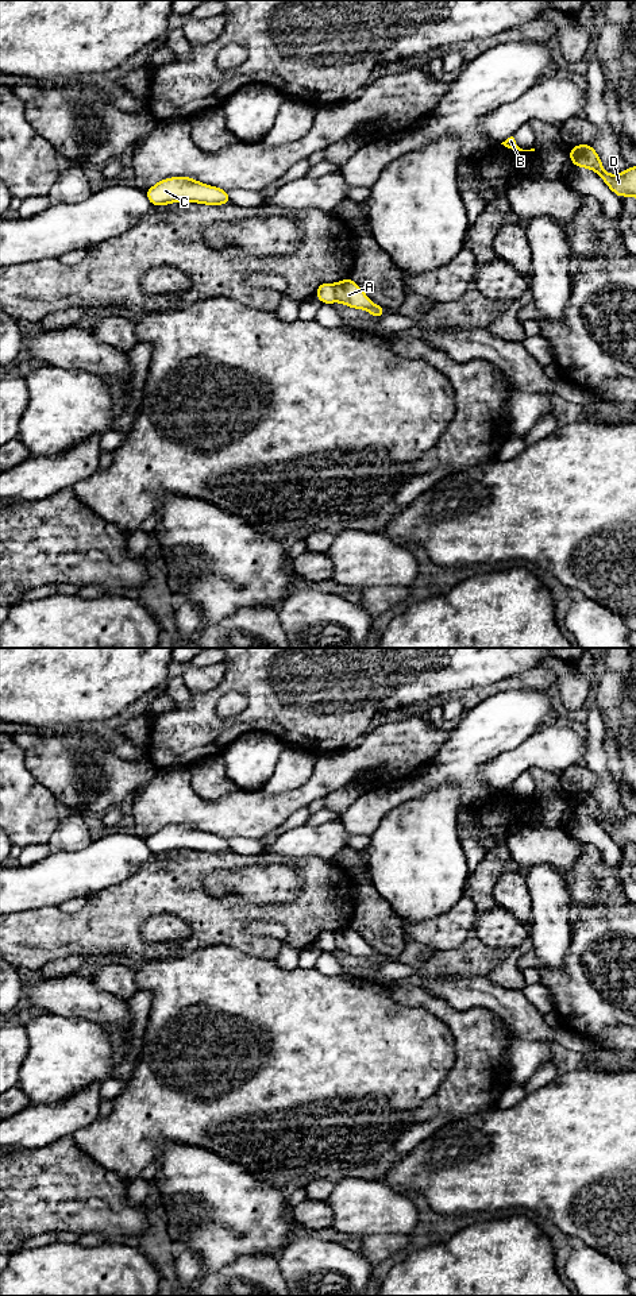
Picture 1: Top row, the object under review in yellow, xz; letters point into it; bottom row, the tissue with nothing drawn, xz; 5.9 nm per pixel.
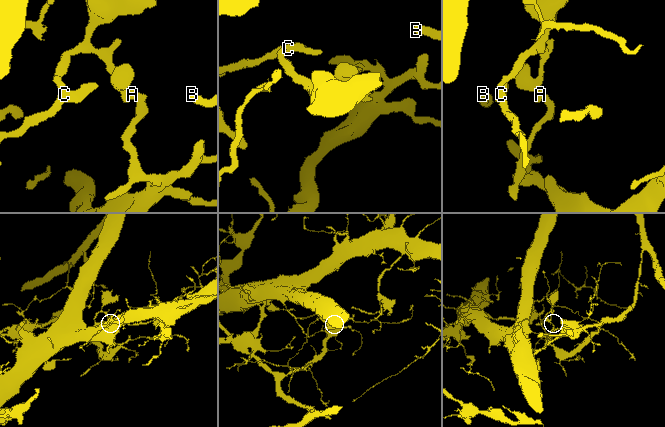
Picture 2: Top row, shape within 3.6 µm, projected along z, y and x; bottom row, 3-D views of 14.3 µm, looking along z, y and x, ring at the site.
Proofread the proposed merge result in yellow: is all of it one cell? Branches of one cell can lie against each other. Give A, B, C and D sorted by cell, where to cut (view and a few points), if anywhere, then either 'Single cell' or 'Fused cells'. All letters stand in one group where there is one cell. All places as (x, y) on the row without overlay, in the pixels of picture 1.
Groups: A / B C D. Split along xz (334, 933), (336, 948). Fused cells

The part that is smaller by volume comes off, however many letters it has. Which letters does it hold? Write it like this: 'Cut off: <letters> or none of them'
Cut off: A

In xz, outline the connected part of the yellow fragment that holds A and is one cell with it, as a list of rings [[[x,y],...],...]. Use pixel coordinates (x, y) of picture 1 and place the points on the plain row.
[[[350,926],[335,933],[336,949],[355,957],[369,958],[374,967],[381,967],[386,956],[373,952],[365,940]]]

